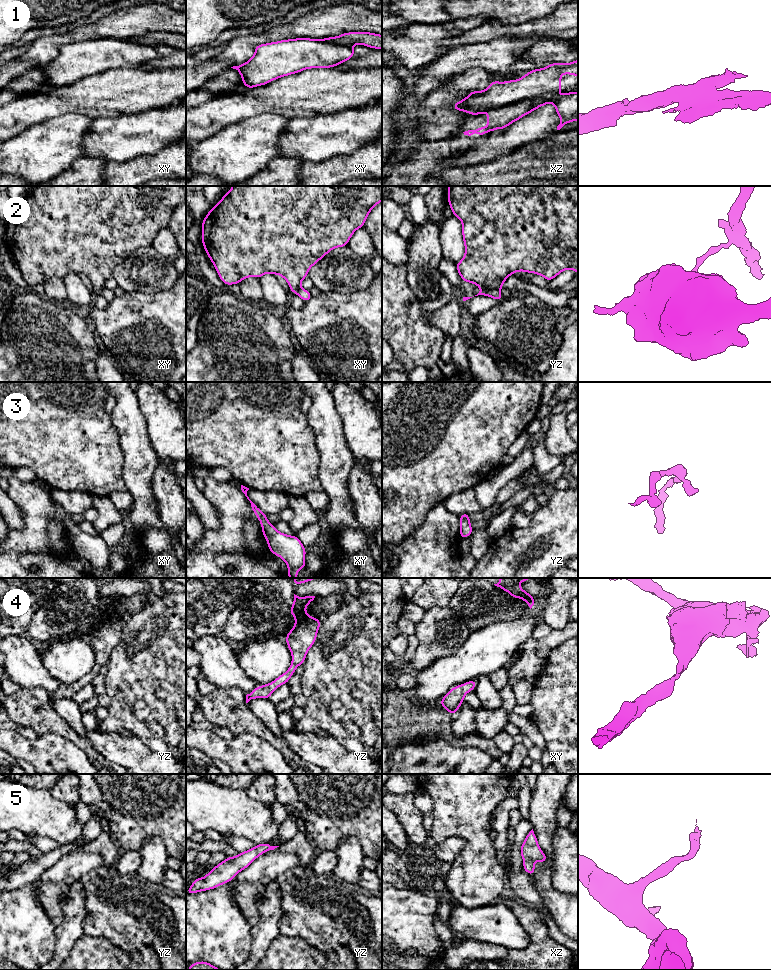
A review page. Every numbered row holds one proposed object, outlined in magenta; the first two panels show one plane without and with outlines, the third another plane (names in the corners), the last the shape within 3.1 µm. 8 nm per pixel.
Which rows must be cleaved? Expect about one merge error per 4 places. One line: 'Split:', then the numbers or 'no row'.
Split: 1, 2

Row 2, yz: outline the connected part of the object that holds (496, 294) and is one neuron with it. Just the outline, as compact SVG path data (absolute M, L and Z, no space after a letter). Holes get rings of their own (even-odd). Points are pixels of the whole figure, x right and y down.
M501 287L496 289L481 288L479 293L475 296L478 296L478 295L489 296L499 302L502 299Z

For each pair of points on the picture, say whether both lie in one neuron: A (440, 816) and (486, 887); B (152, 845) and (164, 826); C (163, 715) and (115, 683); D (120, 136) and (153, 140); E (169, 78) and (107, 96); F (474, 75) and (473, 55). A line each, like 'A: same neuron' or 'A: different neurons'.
A: same neuron
B: different neurons
C: same neuron
D: same neuron
E: same neuron
F: different neurons

